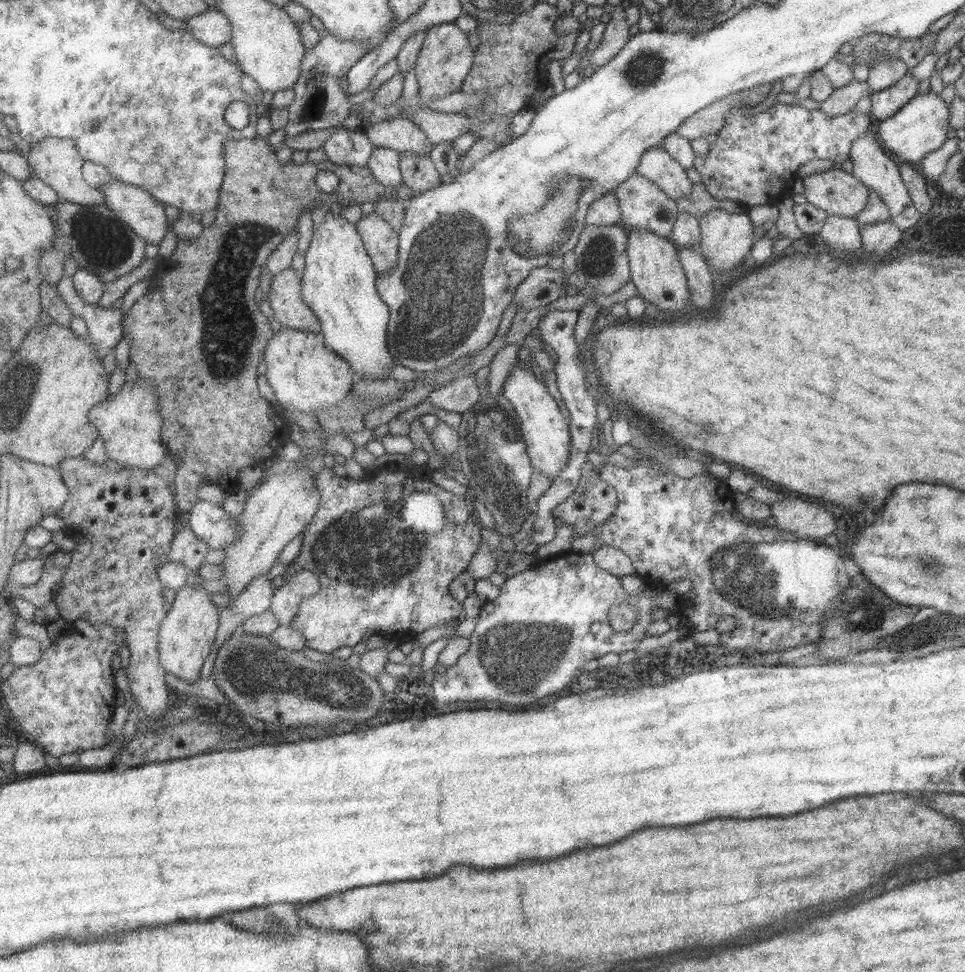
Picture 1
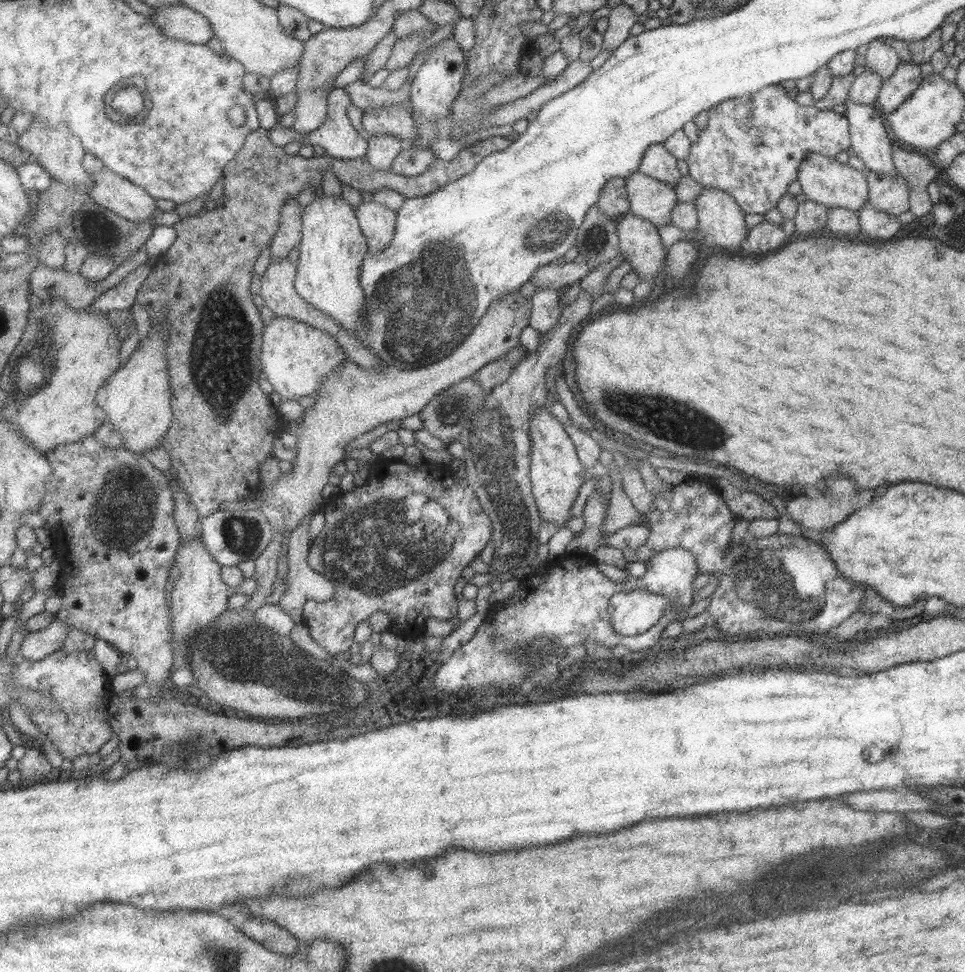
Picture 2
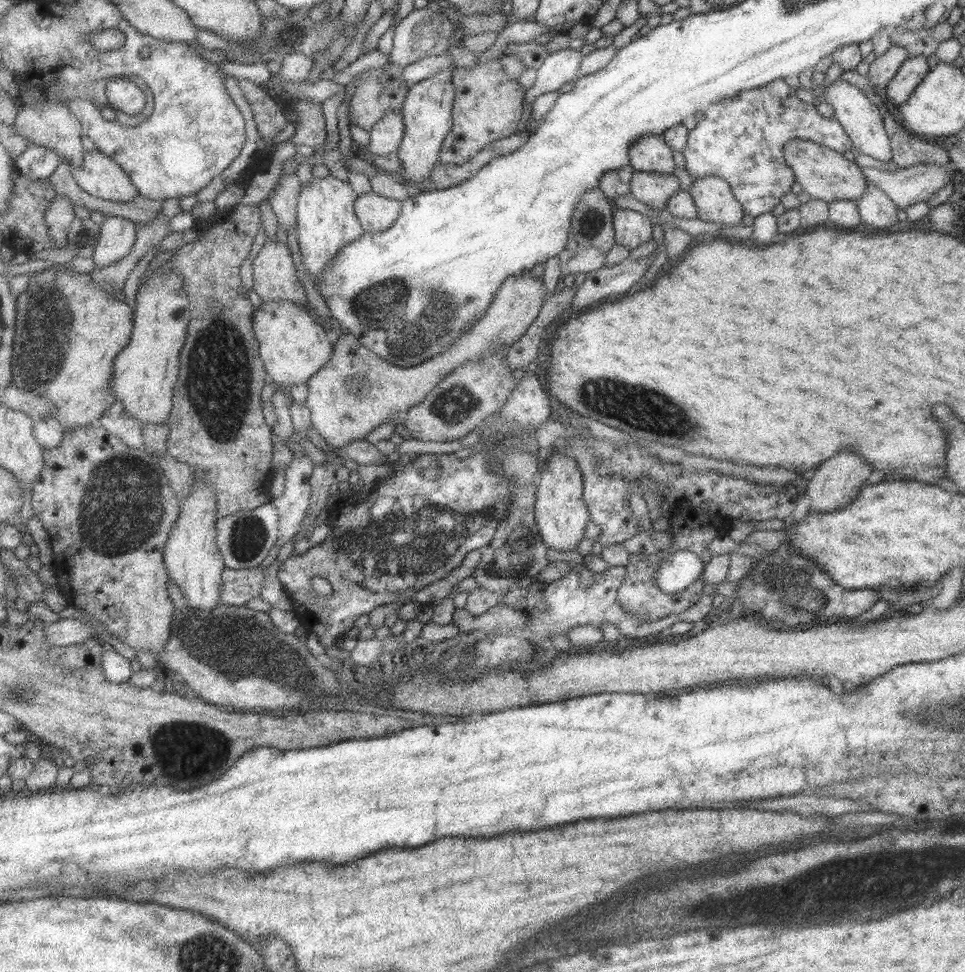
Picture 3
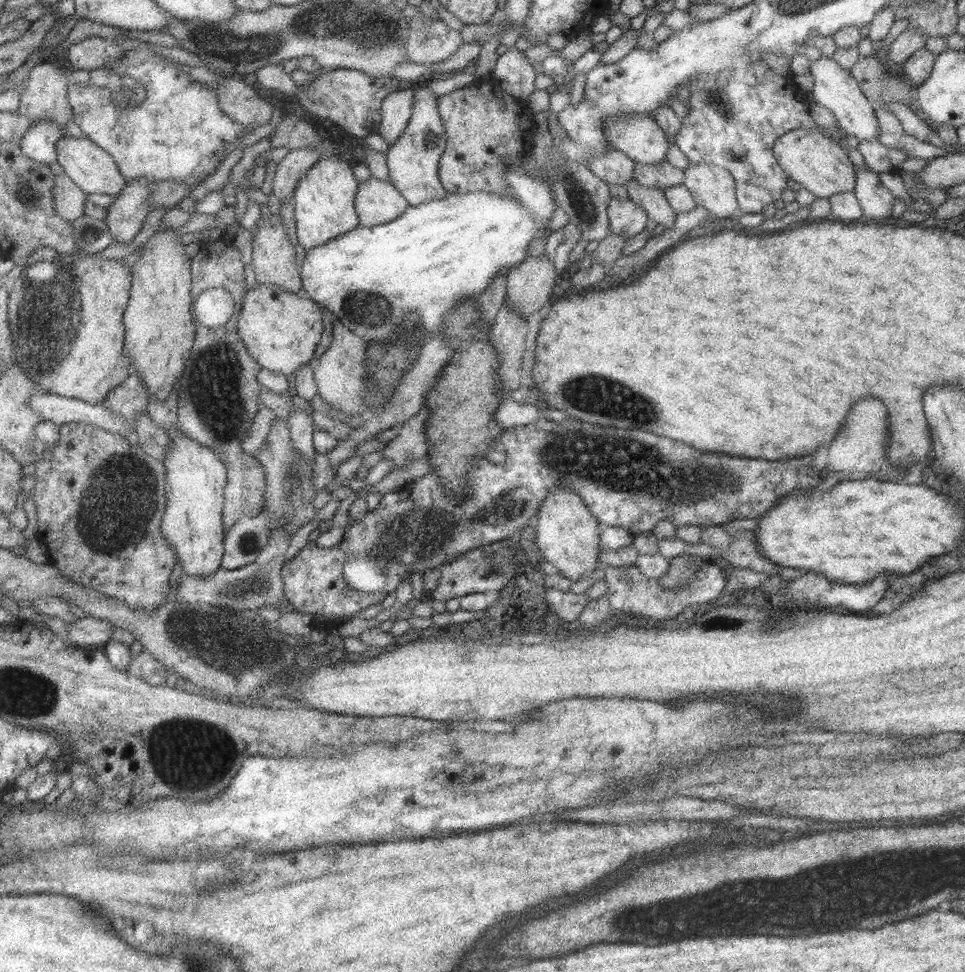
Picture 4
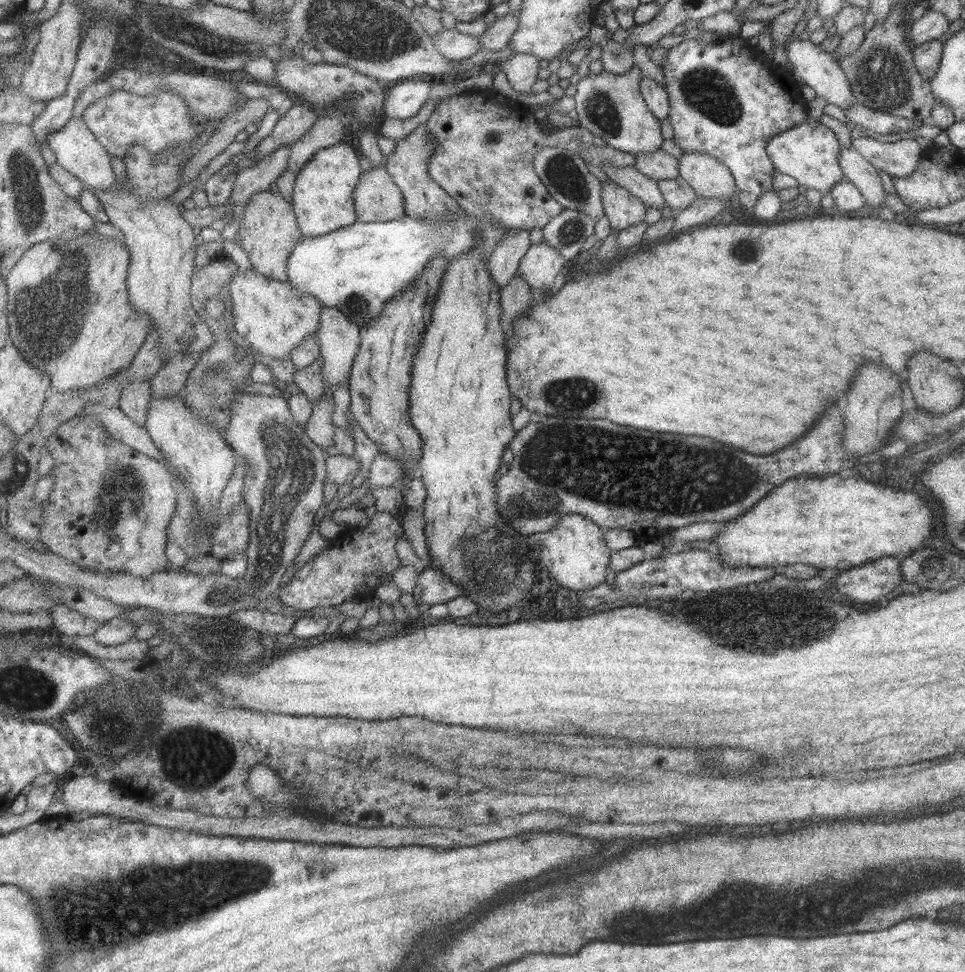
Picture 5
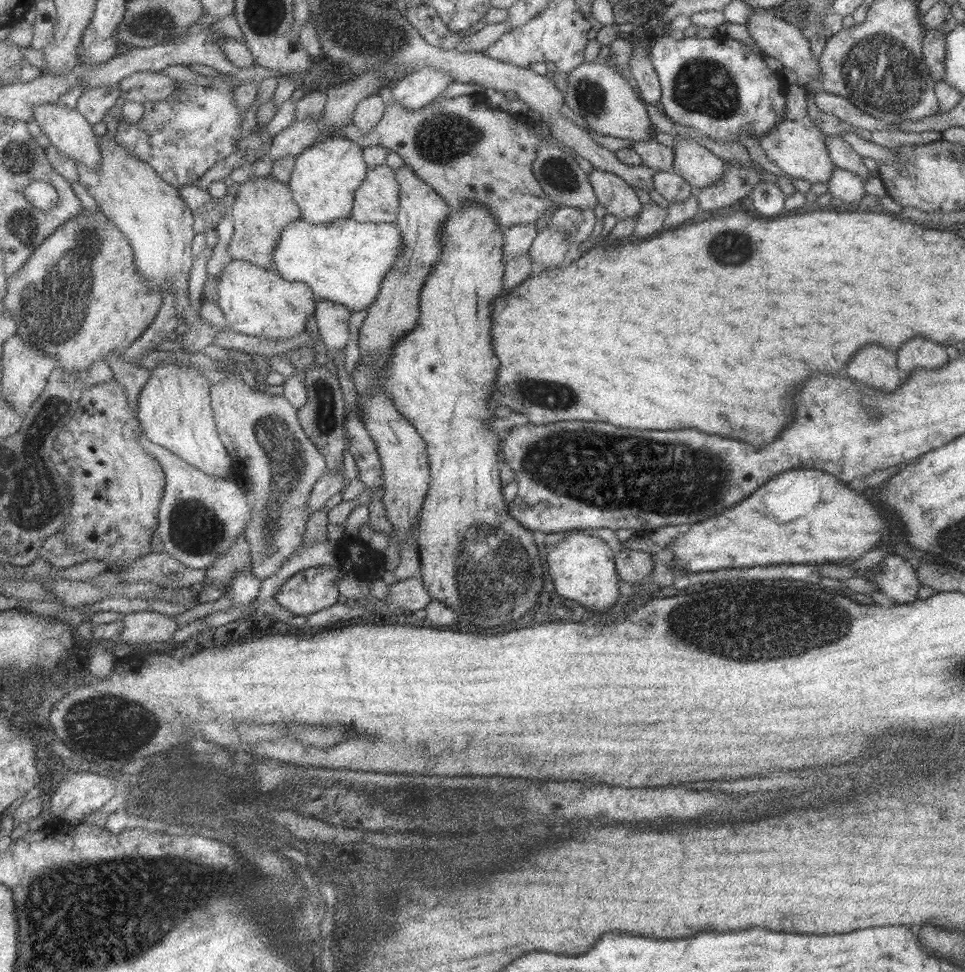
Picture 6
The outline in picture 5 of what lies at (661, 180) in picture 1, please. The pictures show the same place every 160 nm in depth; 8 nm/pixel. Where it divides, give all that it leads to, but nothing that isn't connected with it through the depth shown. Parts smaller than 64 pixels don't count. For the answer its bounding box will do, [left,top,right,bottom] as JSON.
[574,64,662,155]

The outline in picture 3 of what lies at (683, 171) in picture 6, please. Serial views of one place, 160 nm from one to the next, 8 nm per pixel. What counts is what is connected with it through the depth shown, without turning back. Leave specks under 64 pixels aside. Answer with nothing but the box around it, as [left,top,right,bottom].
[687,175,744,227]

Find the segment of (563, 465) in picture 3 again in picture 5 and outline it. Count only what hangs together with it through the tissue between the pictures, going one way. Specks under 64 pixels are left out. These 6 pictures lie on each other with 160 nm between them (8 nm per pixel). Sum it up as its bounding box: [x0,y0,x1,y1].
[539,514,610,592]

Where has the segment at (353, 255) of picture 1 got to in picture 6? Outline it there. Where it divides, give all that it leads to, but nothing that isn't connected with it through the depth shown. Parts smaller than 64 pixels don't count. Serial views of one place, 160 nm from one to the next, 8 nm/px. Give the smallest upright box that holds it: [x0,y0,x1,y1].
[289,136,369,224]

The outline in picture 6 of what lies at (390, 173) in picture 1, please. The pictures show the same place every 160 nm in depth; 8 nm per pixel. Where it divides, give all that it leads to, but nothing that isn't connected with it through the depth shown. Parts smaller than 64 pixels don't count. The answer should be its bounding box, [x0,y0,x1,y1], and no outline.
[392,66,451,110]

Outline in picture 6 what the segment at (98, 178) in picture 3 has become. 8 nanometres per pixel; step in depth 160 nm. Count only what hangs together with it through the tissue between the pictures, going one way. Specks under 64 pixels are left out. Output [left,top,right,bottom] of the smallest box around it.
[34,104,102,169]

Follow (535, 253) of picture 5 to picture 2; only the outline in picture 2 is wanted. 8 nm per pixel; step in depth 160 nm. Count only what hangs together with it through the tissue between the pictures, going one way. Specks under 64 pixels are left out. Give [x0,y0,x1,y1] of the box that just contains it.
[259,290,531,540]

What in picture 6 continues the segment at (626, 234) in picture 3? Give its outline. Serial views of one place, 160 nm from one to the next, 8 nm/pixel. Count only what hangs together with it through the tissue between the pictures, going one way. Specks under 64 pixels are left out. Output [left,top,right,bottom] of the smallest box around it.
[588,169,642,219]

